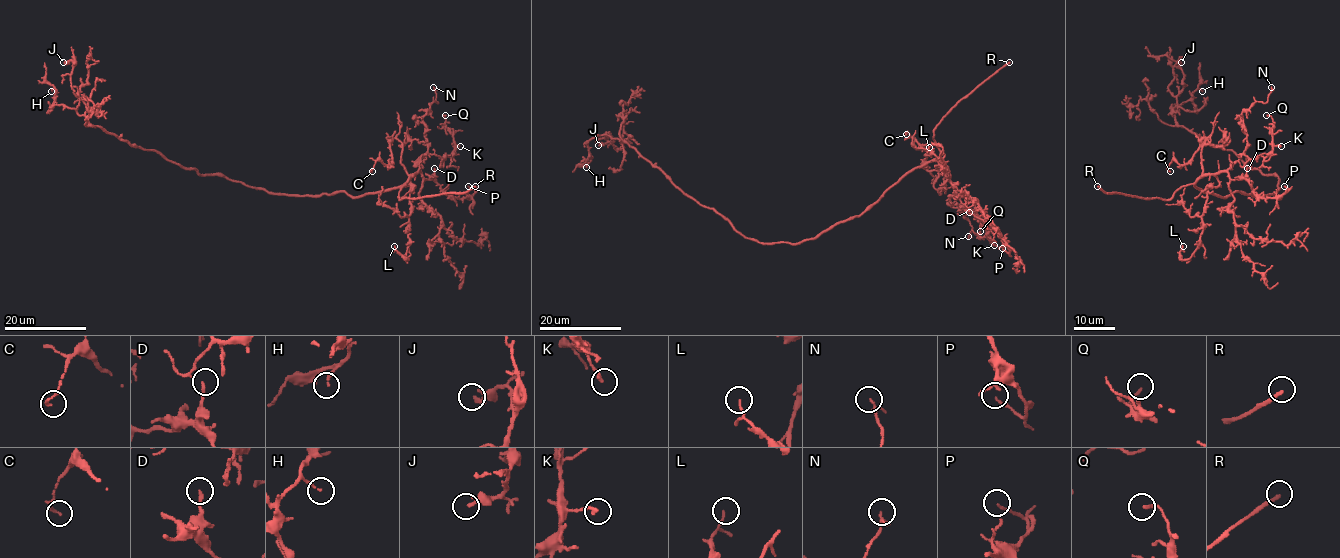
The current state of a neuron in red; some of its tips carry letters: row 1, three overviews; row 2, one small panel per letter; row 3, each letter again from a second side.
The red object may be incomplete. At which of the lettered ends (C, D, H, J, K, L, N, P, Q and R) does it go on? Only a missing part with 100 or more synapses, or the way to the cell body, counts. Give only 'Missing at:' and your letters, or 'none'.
Missing at: R

